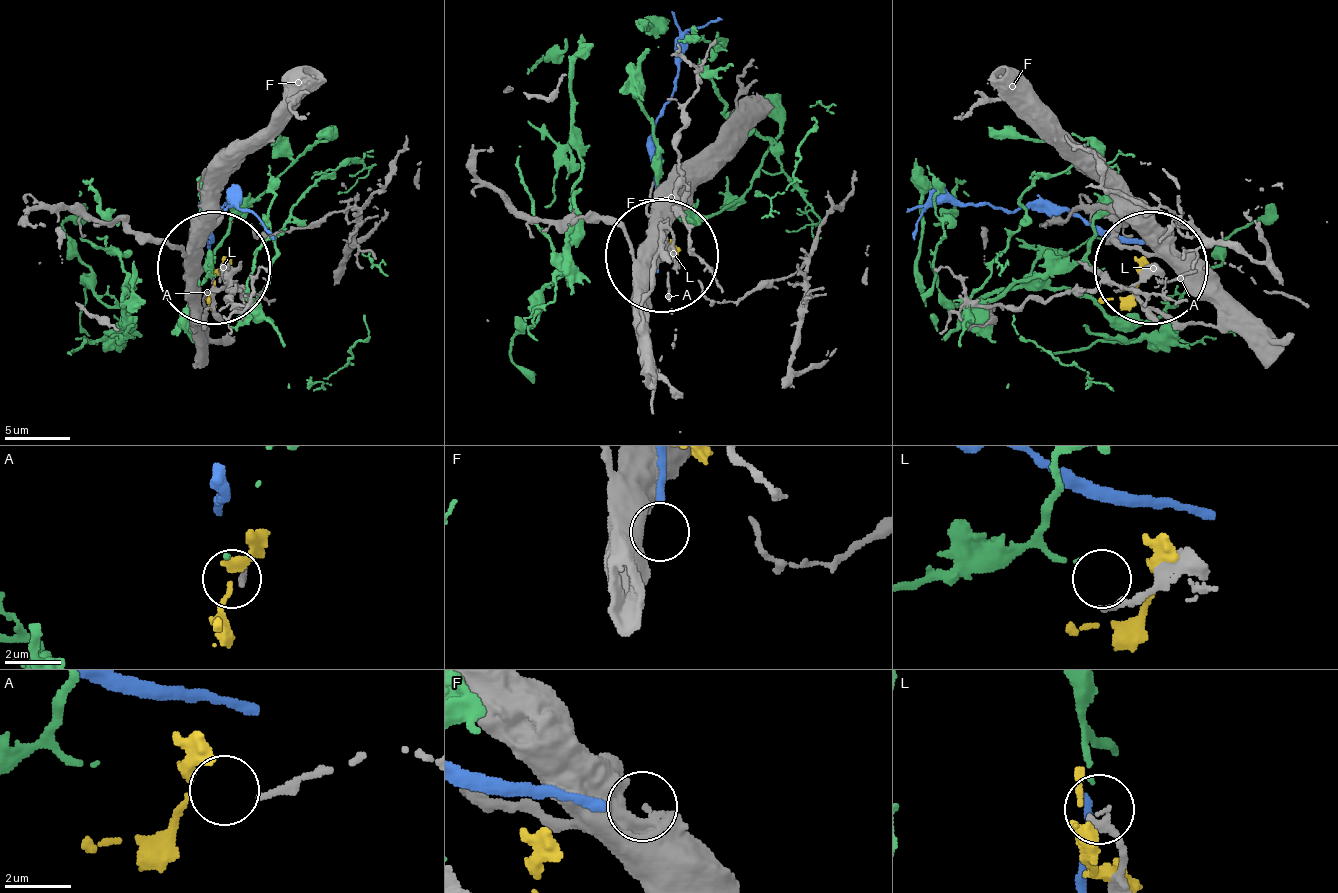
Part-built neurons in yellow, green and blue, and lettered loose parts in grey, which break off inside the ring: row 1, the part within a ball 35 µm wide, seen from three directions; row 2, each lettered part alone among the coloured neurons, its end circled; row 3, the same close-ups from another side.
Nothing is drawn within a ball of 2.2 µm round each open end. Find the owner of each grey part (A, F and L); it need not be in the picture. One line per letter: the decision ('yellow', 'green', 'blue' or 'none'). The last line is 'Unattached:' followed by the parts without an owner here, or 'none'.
A: yellow
F: blue
L: green
Unattached: none

